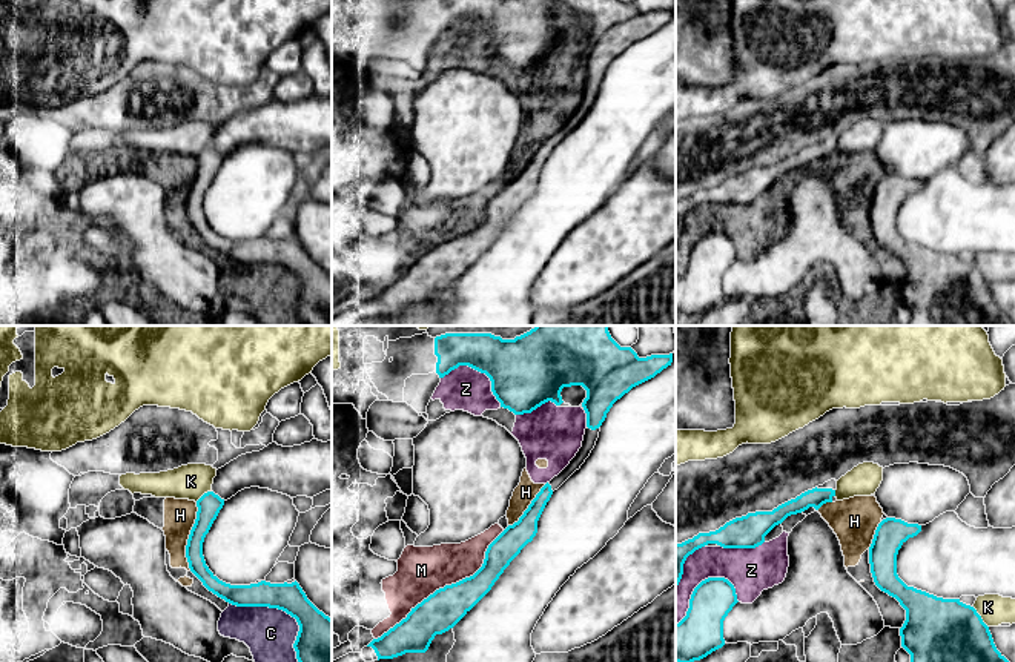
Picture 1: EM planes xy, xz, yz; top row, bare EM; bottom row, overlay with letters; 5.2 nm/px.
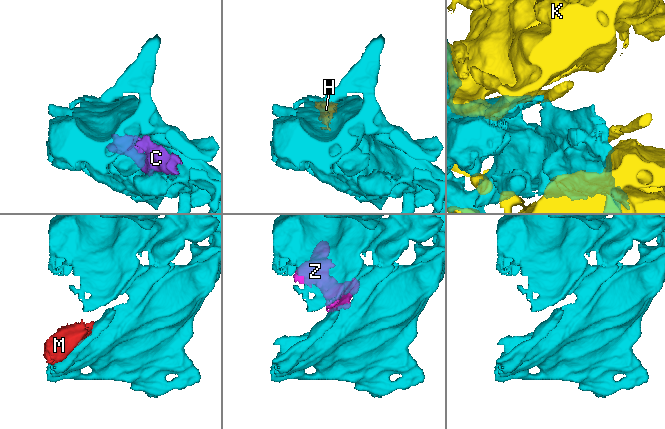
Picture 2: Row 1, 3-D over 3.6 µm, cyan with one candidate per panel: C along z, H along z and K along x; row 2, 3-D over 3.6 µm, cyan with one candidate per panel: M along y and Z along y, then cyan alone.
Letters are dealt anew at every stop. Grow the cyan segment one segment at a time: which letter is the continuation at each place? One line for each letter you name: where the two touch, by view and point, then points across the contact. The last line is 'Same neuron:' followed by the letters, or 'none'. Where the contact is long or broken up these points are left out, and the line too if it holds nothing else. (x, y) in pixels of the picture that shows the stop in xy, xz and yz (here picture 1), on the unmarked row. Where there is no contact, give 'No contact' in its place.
Same neuron: none

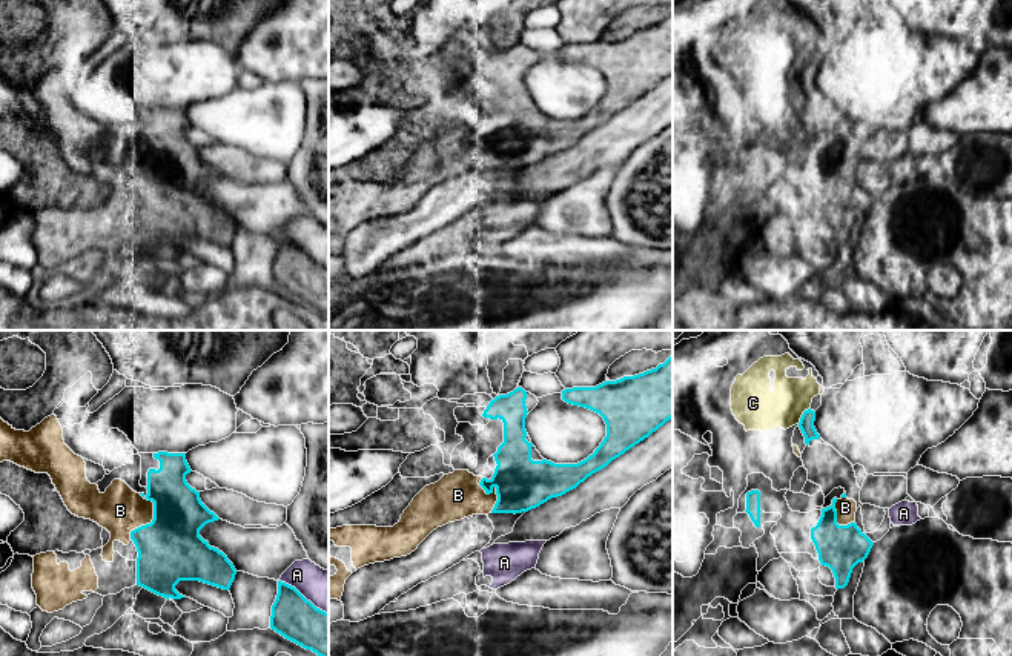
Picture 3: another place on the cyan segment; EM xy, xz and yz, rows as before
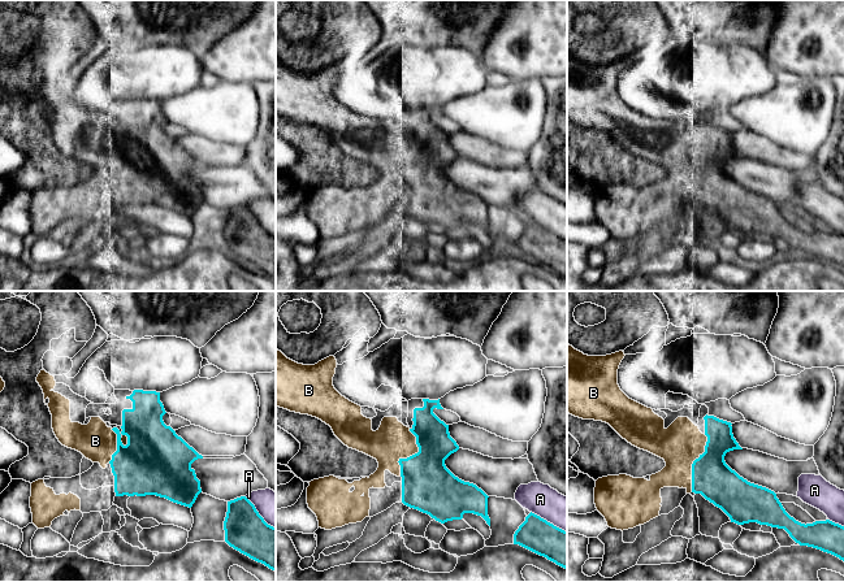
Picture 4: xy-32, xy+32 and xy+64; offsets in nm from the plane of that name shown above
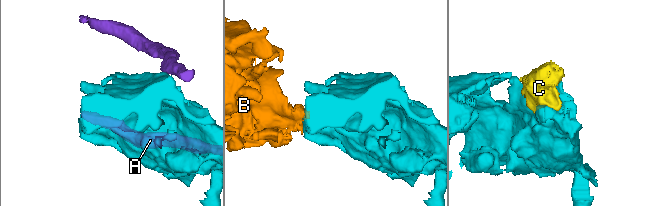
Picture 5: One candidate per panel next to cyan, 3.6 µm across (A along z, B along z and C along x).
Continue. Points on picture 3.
B: Touches cyan at xz (492, 148)
Same neuron: B

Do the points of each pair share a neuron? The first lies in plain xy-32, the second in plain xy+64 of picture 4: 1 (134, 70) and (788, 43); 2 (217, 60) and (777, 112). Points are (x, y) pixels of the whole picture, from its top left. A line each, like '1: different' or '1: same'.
1: different
2: different

